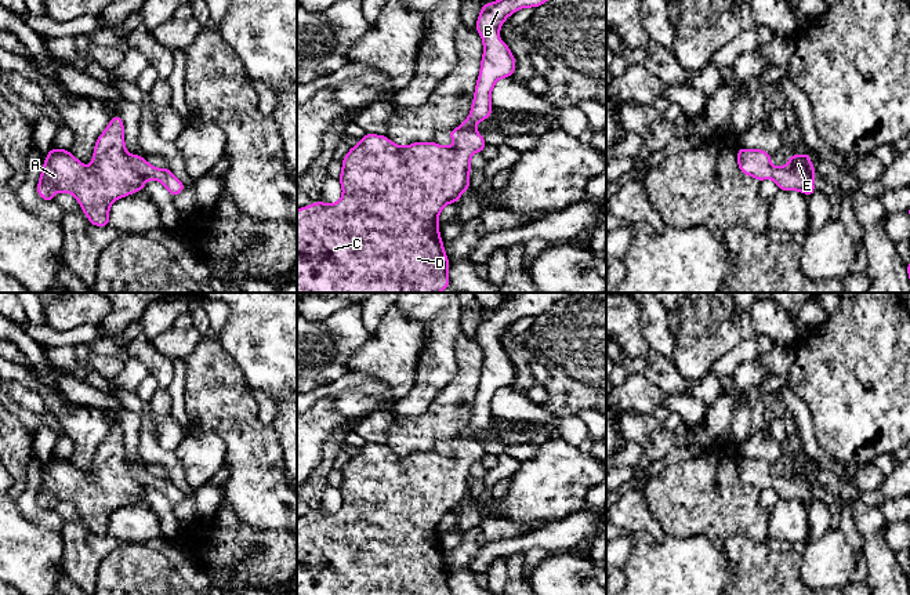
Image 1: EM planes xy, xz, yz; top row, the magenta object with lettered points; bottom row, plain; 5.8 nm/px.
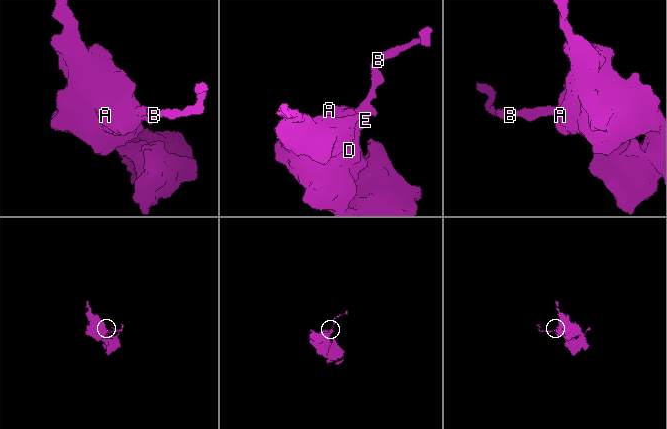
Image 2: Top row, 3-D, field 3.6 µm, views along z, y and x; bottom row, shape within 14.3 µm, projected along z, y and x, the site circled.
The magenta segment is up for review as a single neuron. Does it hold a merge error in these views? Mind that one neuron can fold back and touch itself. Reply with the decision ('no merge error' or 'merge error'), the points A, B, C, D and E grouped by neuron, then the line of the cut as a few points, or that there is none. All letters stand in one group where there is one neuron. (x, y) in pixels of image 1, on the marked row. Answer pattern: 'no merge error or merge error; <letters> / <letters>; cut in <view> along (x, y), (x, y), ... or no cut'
no merge error; A B C D E; no cut

